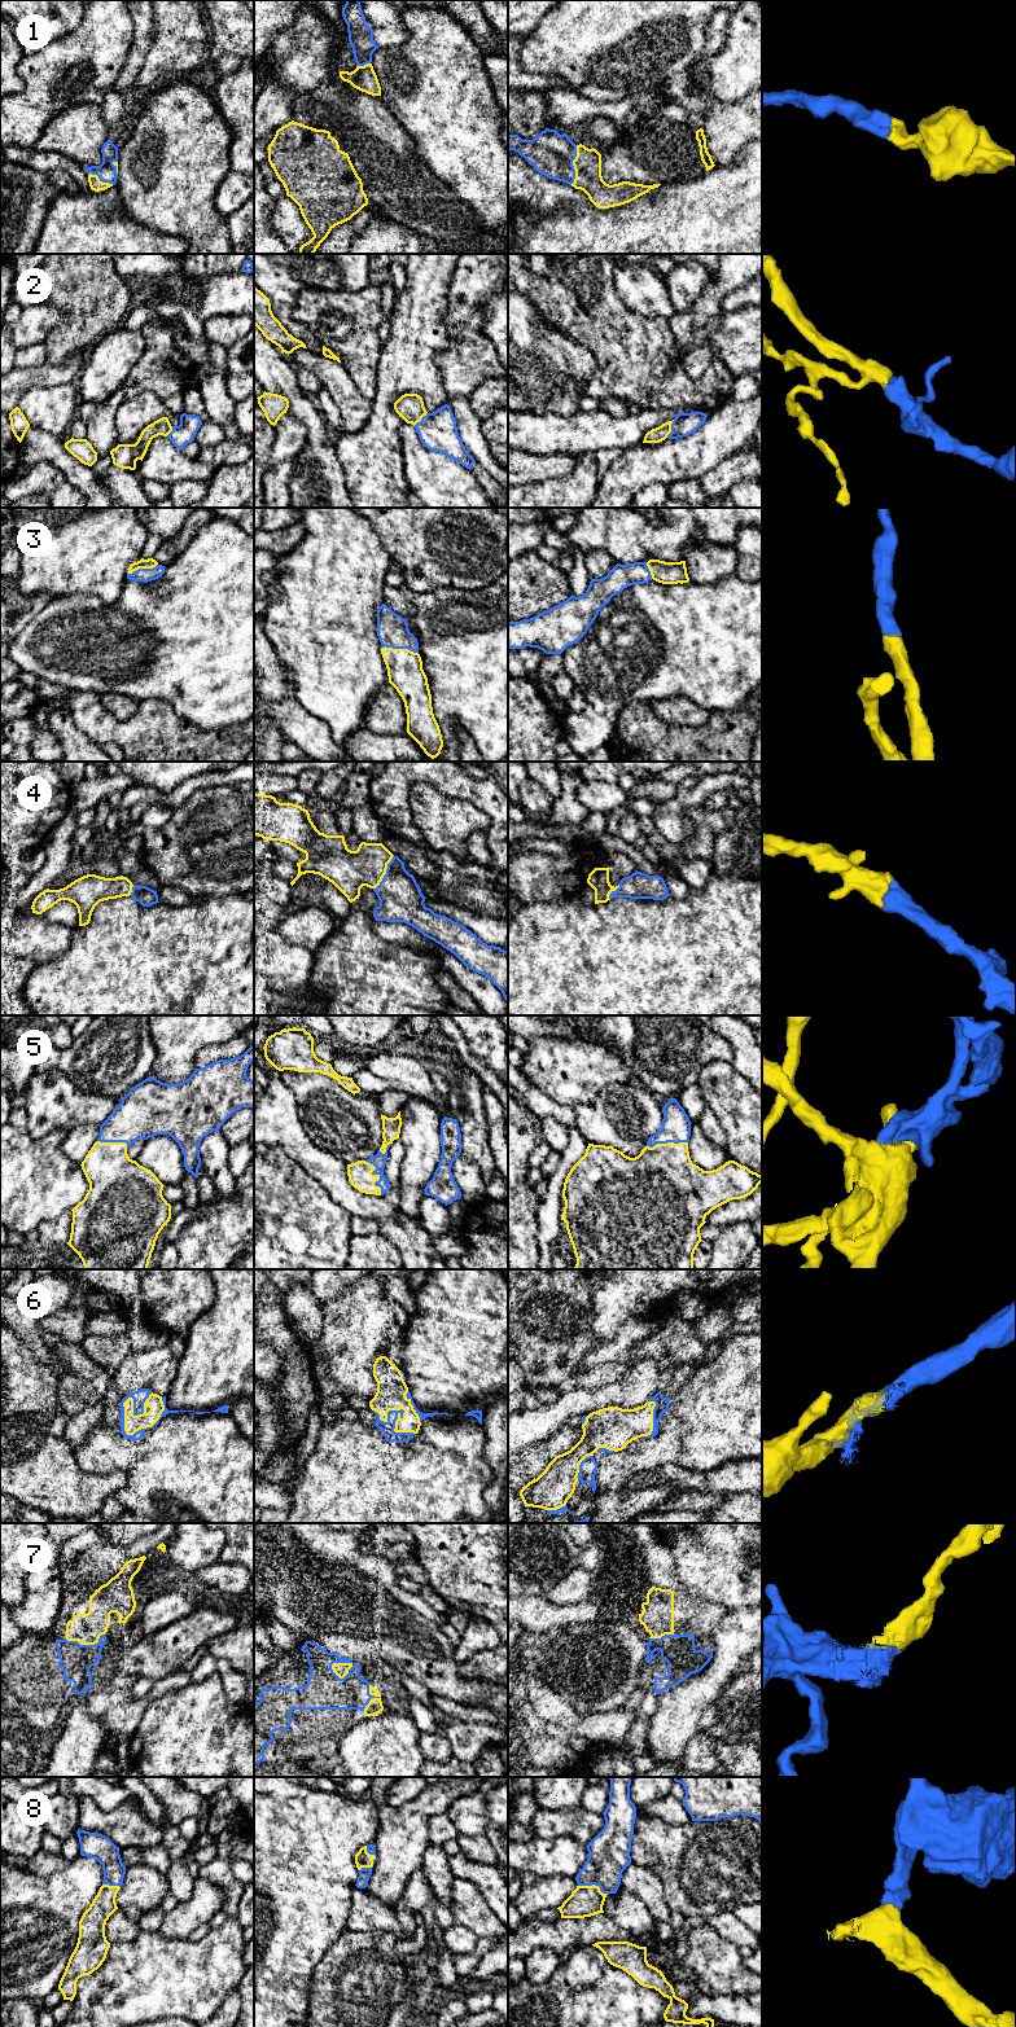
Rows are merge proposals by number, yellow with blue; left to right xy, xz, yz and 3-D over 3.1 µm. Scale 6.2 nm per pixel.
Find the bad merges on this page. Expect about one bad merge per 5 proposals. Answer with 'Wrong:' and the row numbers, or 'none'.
Wrong: none

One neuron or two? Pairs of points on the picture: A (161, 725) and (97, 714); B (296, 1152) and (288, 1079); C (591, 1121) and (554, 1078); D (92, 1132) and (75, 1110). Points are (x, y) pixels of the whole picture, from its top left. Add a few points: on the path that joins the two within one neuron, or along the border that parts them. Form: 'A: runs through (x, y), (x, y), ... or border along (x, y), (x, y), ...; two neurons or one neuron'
A: runs through (145, 728), (113, 728); one neuron
B: border along (279, 1071), (280, 1079), (289, 1088); two neurons
C: border along (603, 1088), (590, 1102), (579, 1102), (573, 1106); two neurons
D: border along (99, 1124), (83, 1124), (69, 1131); two neurons

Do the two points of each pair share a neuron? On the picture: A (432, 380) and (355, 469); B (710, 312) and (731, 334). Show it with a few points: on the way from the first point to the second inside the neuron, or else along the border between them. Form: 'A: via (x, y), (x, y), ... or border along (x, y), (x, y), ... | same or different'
A: via (402, 381), (382, 402), (382, 430), (380, 439) | same
B: border along (726, 312), (722, 323), (704, 345) | different

